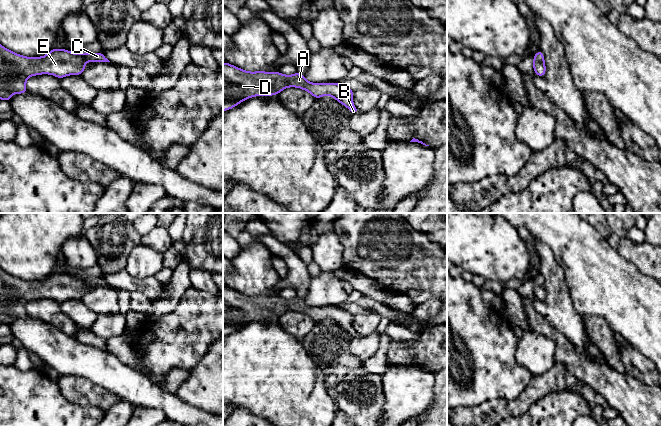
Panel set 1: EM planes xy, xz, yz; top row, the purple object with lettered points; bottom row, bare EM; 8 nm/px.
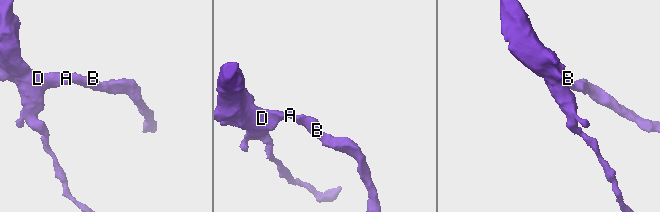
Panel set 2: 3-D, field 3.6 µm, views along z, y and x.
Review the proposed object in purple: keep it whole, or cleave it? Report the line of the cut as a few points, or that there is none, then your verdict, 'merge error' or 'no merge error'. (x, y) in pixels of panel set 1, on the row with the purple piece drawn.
no cut | no merge error

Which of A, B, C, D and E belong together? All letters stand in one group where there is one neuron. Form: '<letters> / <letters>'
A B C D E

